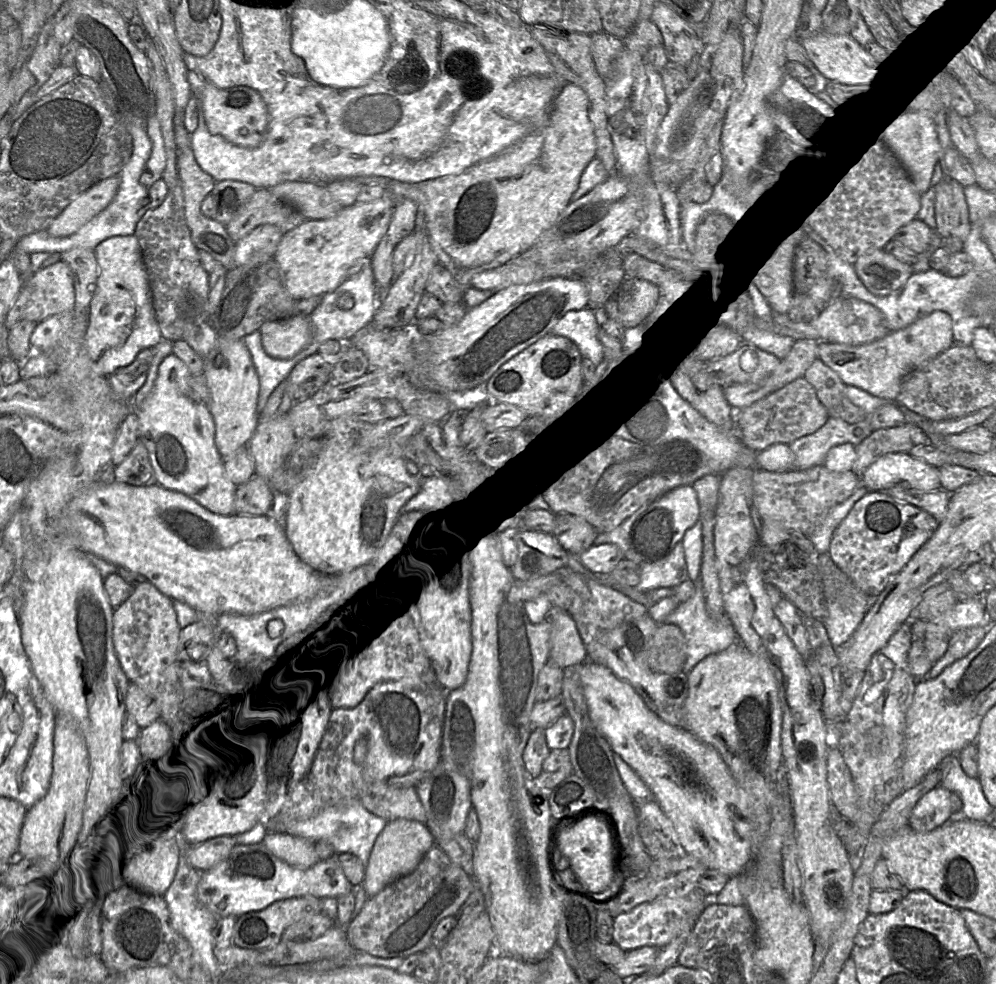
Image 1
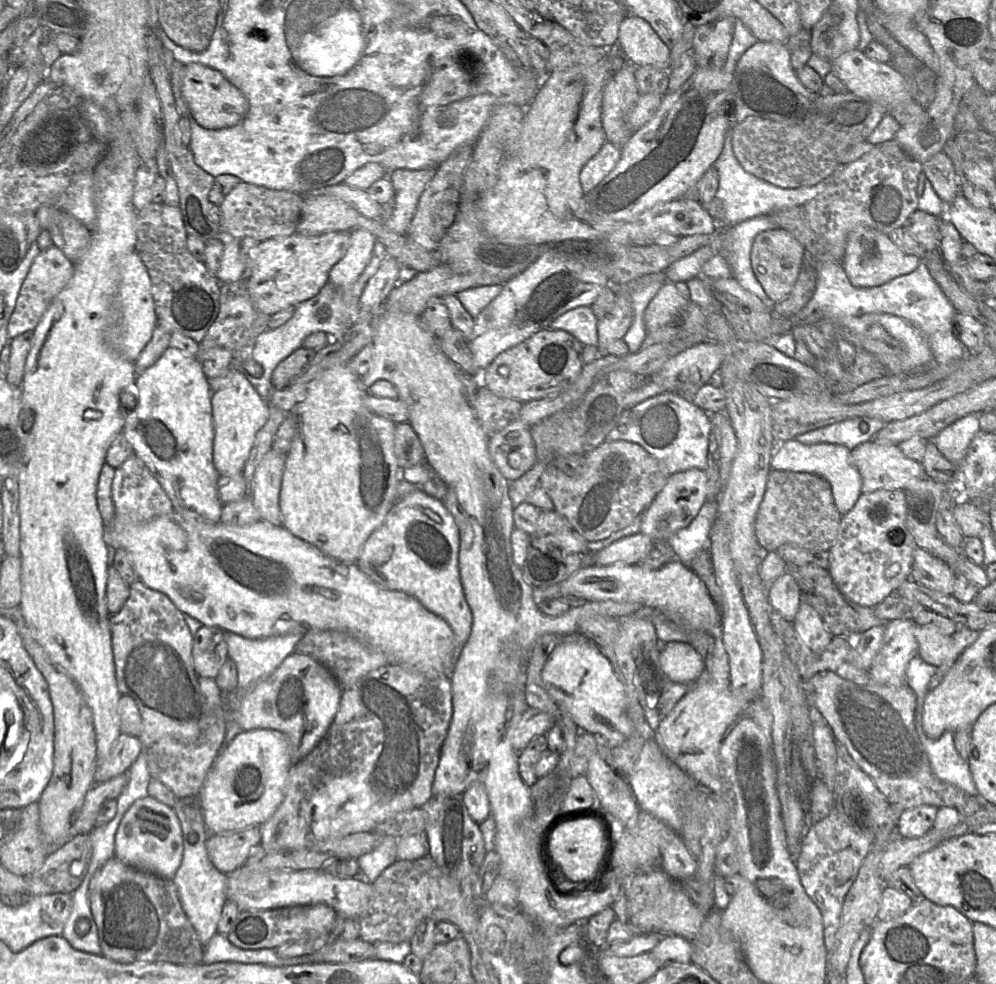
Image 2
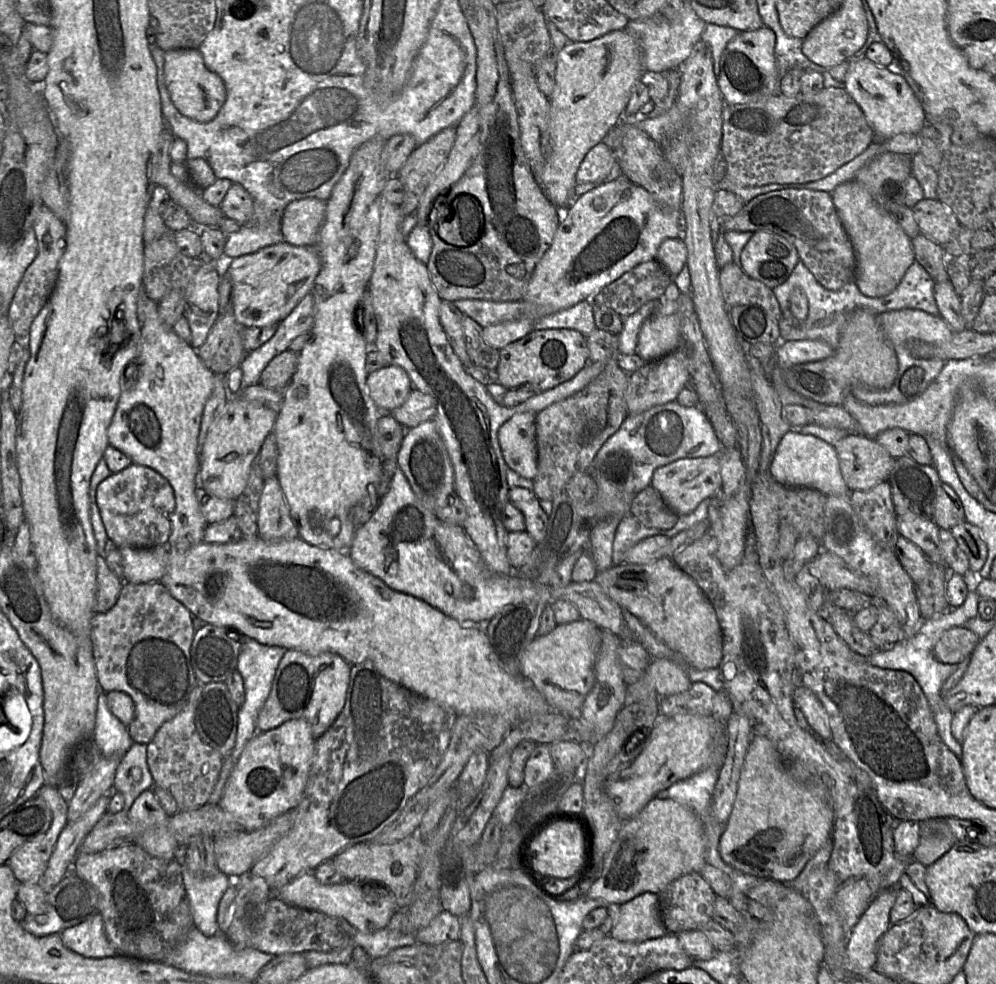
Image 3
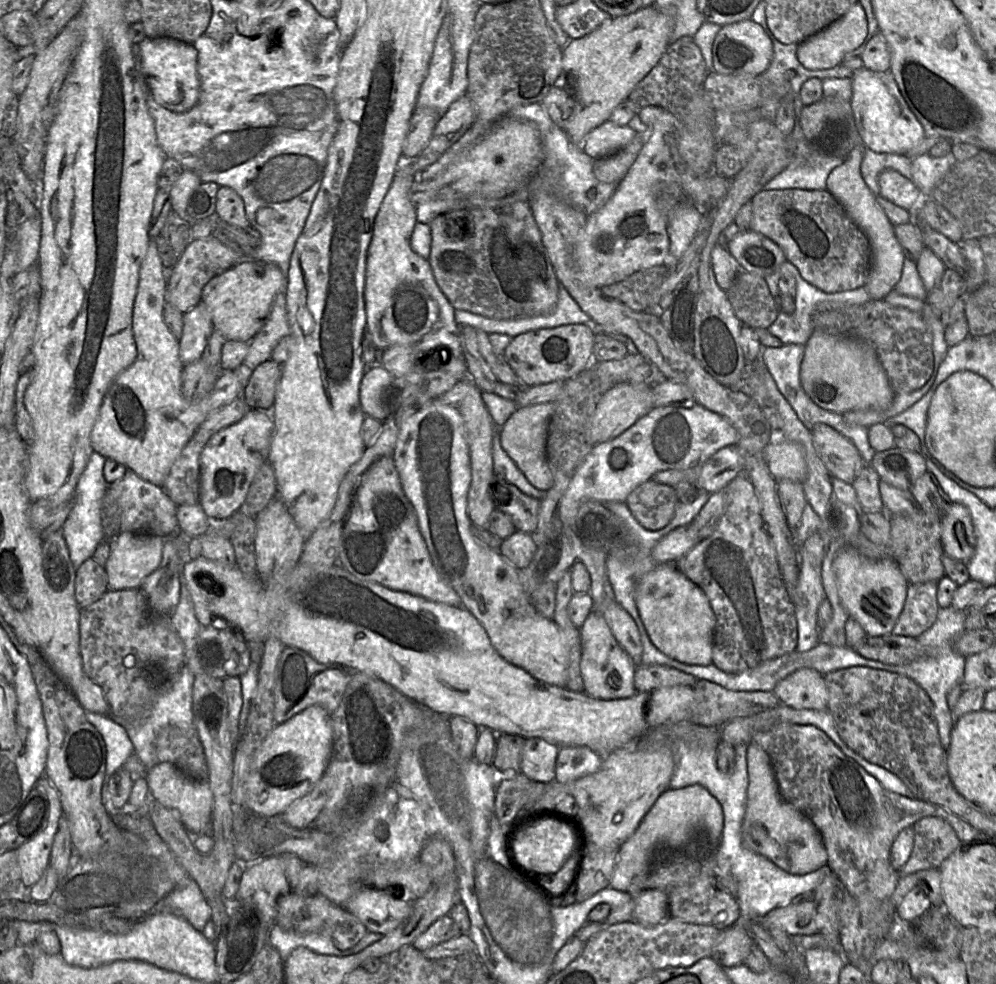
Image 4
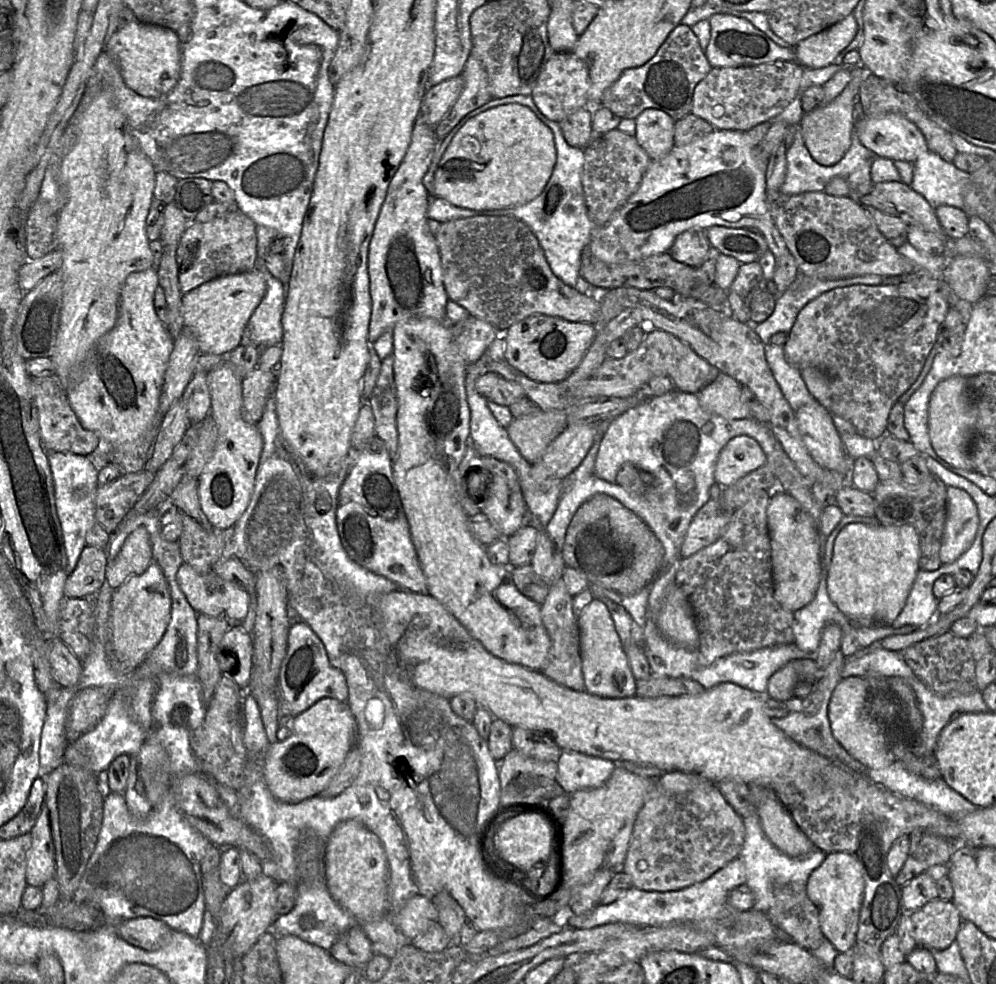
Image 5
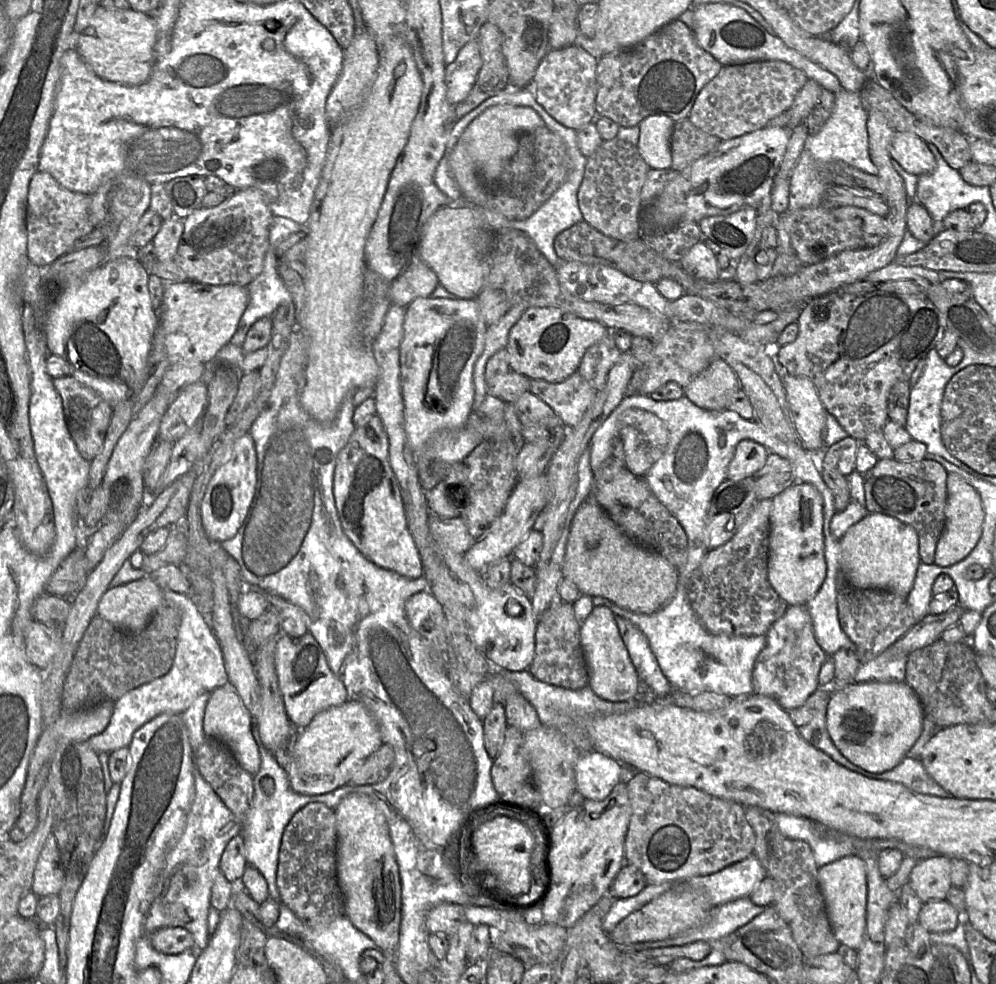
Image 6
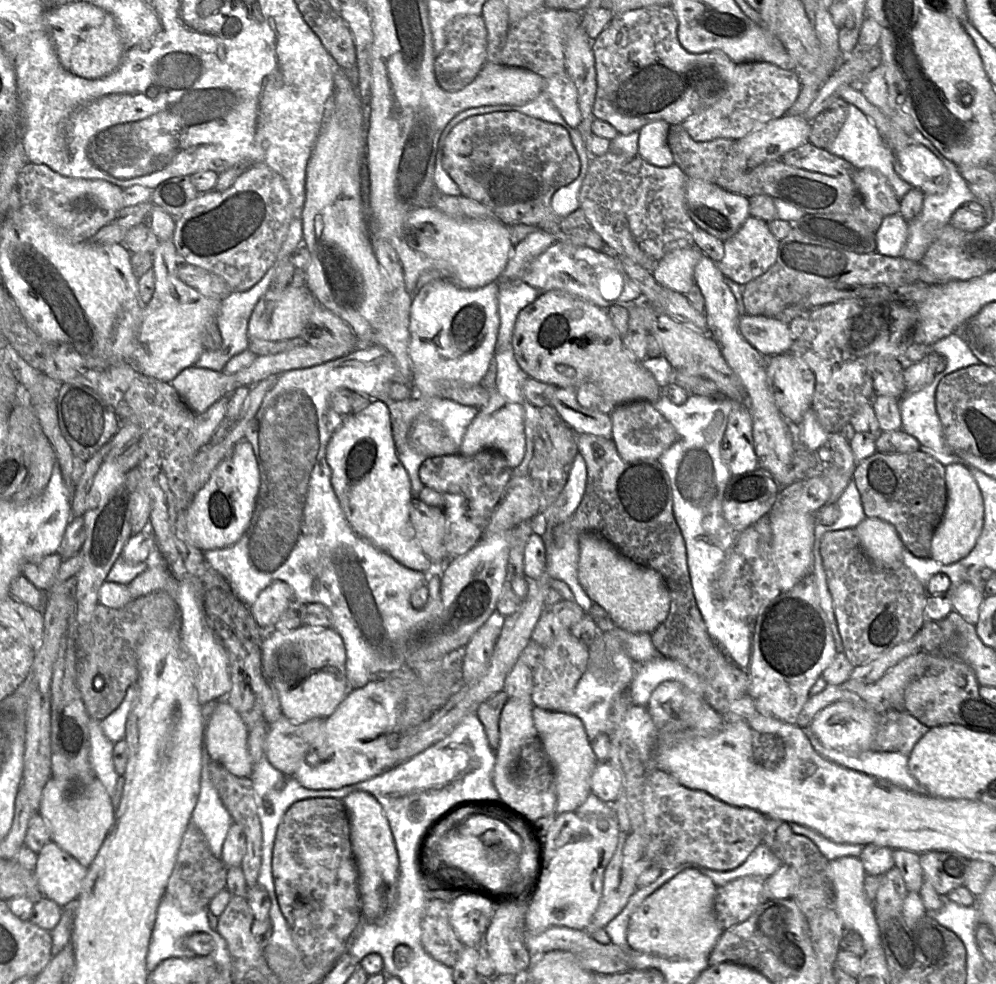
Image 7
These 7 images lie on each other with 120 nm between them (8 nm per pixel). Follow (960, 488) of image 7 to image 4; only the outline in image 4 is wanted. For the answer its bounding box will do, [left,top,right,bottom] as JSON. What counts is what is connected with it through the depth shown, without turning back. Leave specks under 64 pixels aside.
[941,502,976,563]

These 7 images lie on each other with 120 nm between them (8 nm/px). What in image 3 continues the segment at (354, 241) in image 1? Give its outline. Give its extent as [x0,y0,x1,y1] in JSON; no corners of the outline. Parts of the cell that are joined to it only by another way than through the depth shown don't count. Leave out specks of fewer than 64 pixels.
[222,241,321,328]

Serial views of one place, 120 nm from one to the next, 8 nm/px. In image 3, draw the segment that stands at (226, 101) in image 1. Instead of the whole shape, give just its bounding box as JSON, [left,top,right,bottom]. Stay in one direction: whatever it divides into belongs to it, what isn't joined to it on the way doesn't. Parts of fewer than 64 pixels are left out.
[164,49,227,121]

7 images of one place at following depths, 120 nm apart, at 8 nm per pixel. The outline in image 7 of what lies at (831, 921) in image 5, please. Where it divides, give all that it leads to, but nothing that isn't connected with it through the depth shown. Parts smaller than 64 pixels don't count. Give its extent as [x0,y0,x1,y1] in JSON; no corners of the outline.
[828,856,882,951]

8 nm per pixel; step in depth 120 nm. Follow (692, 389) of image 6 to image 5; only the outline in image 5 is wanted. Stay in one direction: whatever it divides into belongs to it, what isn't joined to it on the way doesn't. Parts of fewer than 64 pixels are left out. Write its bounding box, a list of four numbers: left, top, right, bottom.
[696,372,752,419]

